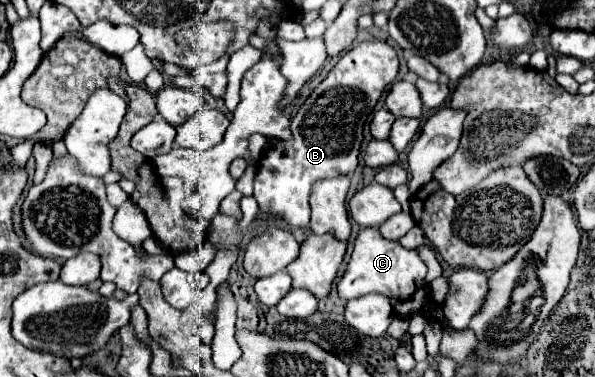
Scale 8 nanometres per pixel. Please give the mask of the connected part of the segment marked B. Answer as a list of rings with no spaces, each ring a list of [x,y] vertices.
[[[380,40],[360,42],[348,50],[330,70],[326,80],[314,88],[310,98],[292,118],[294,140],[272,140],[254,178],[254,198],[268,220],[284,220],[288,226],[308,226],[308,196],[316,180],[338,174],[352,174],[358,166],[362,128],[372,114],[384,88],[398,74],[396,50]]]

